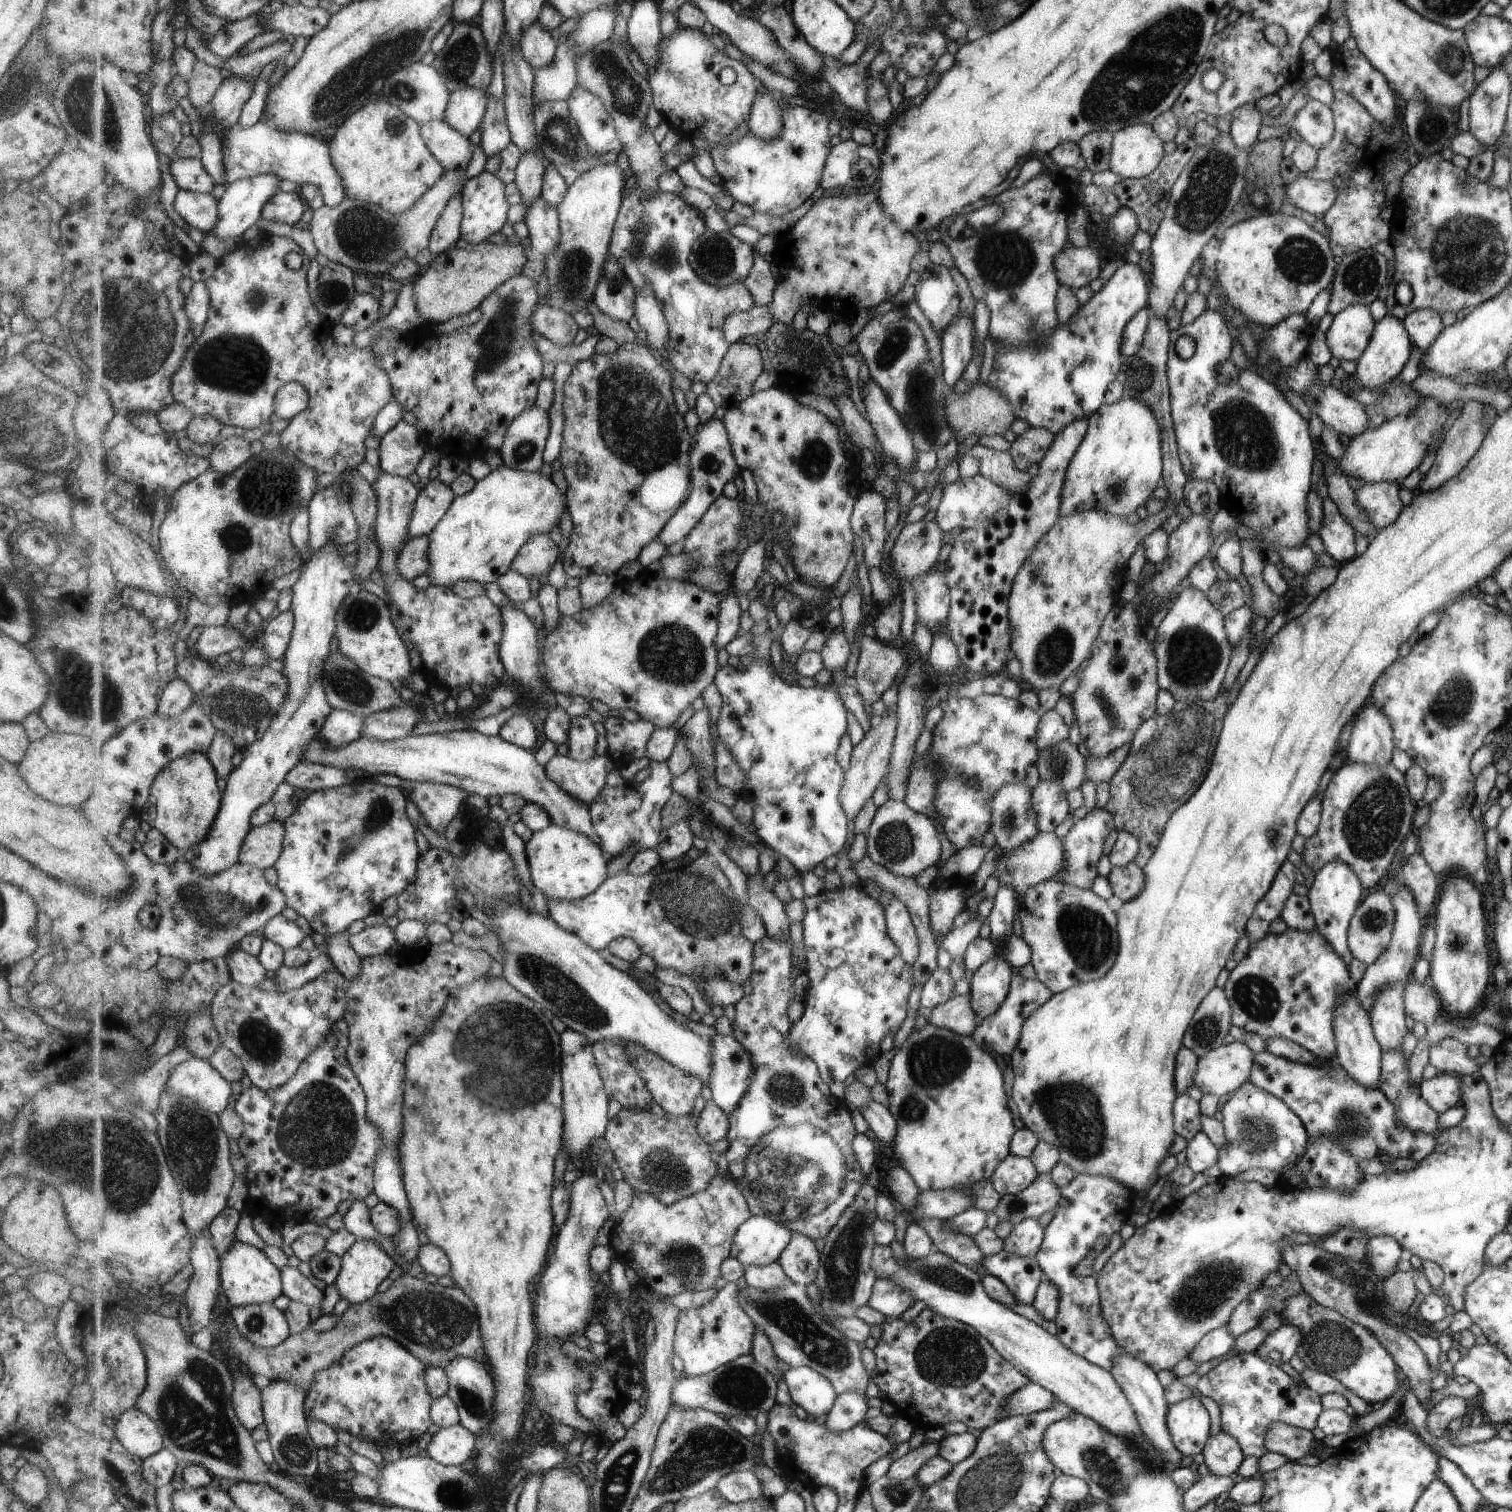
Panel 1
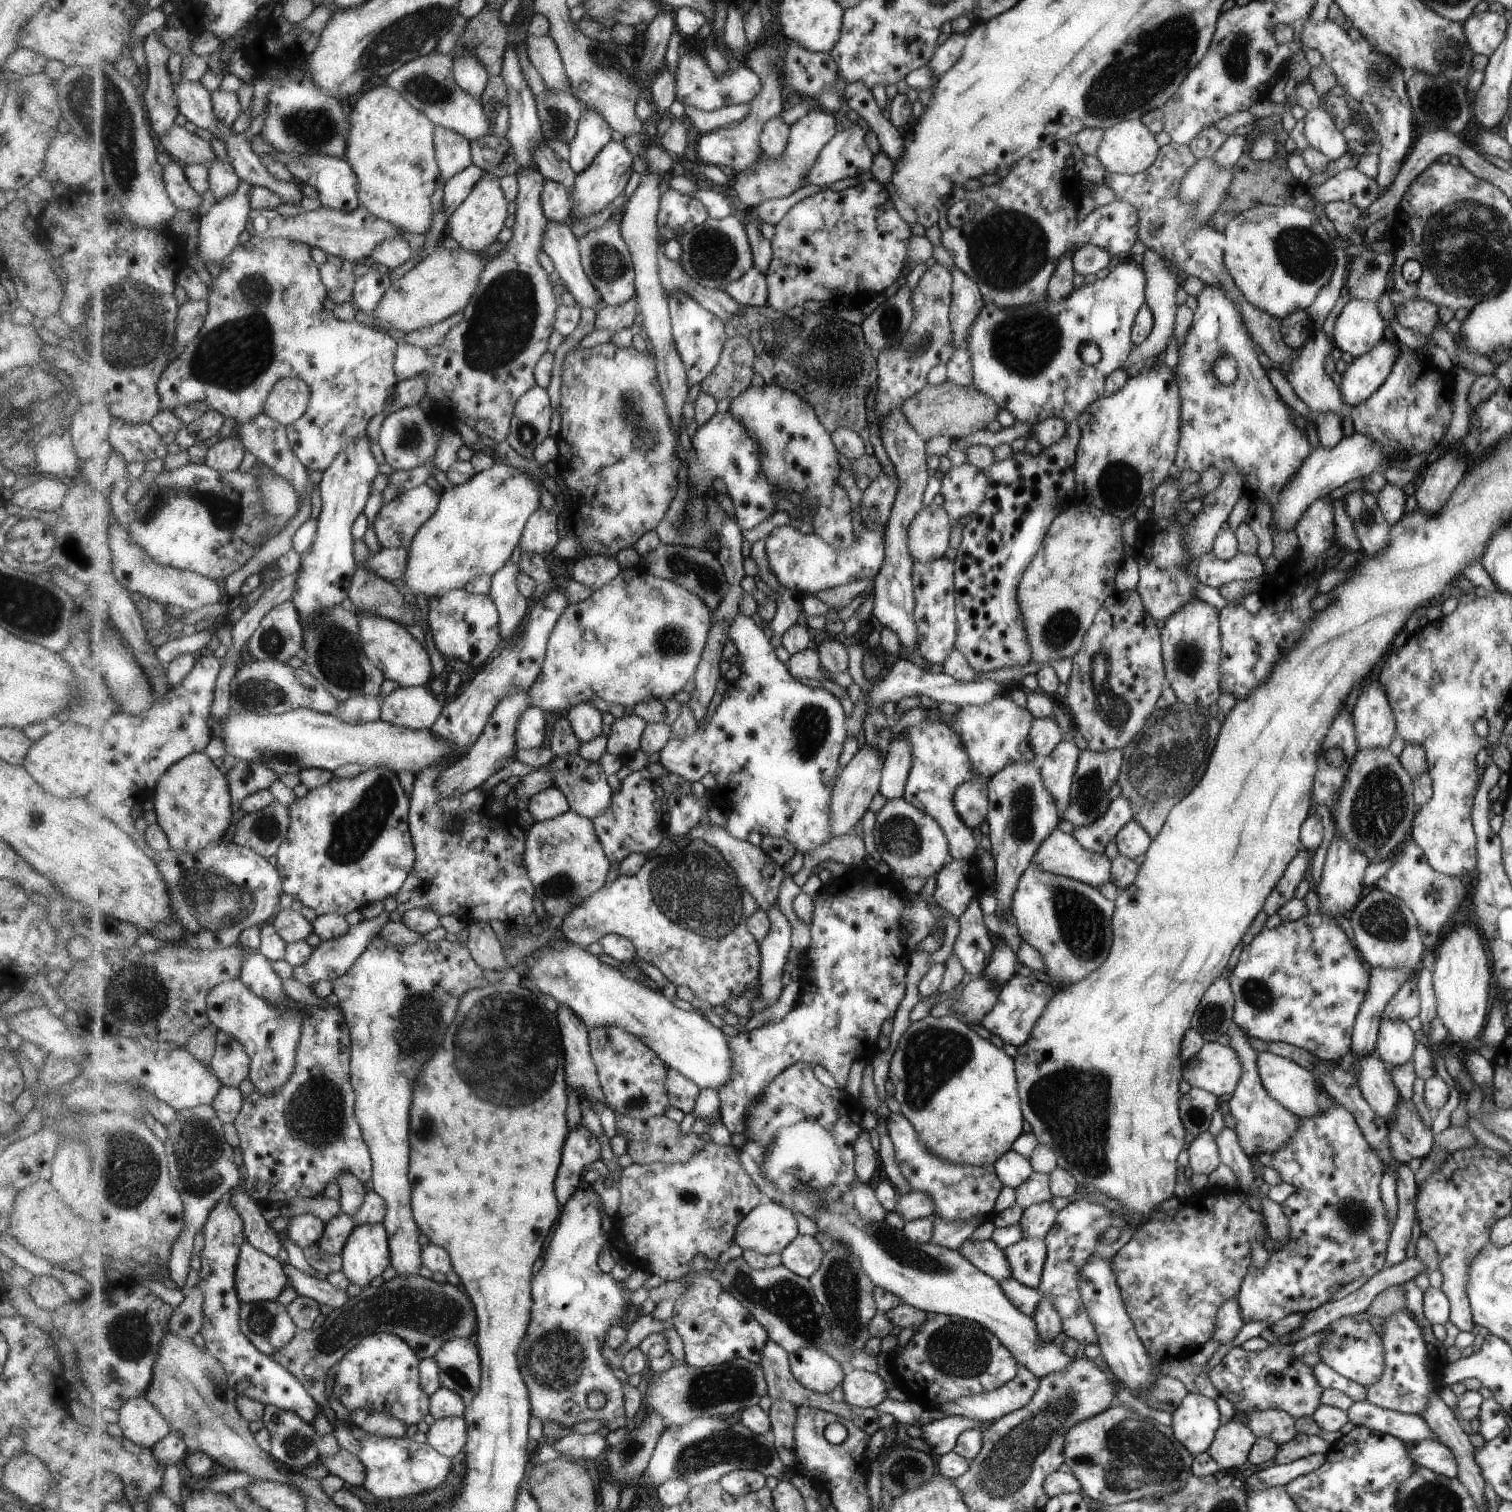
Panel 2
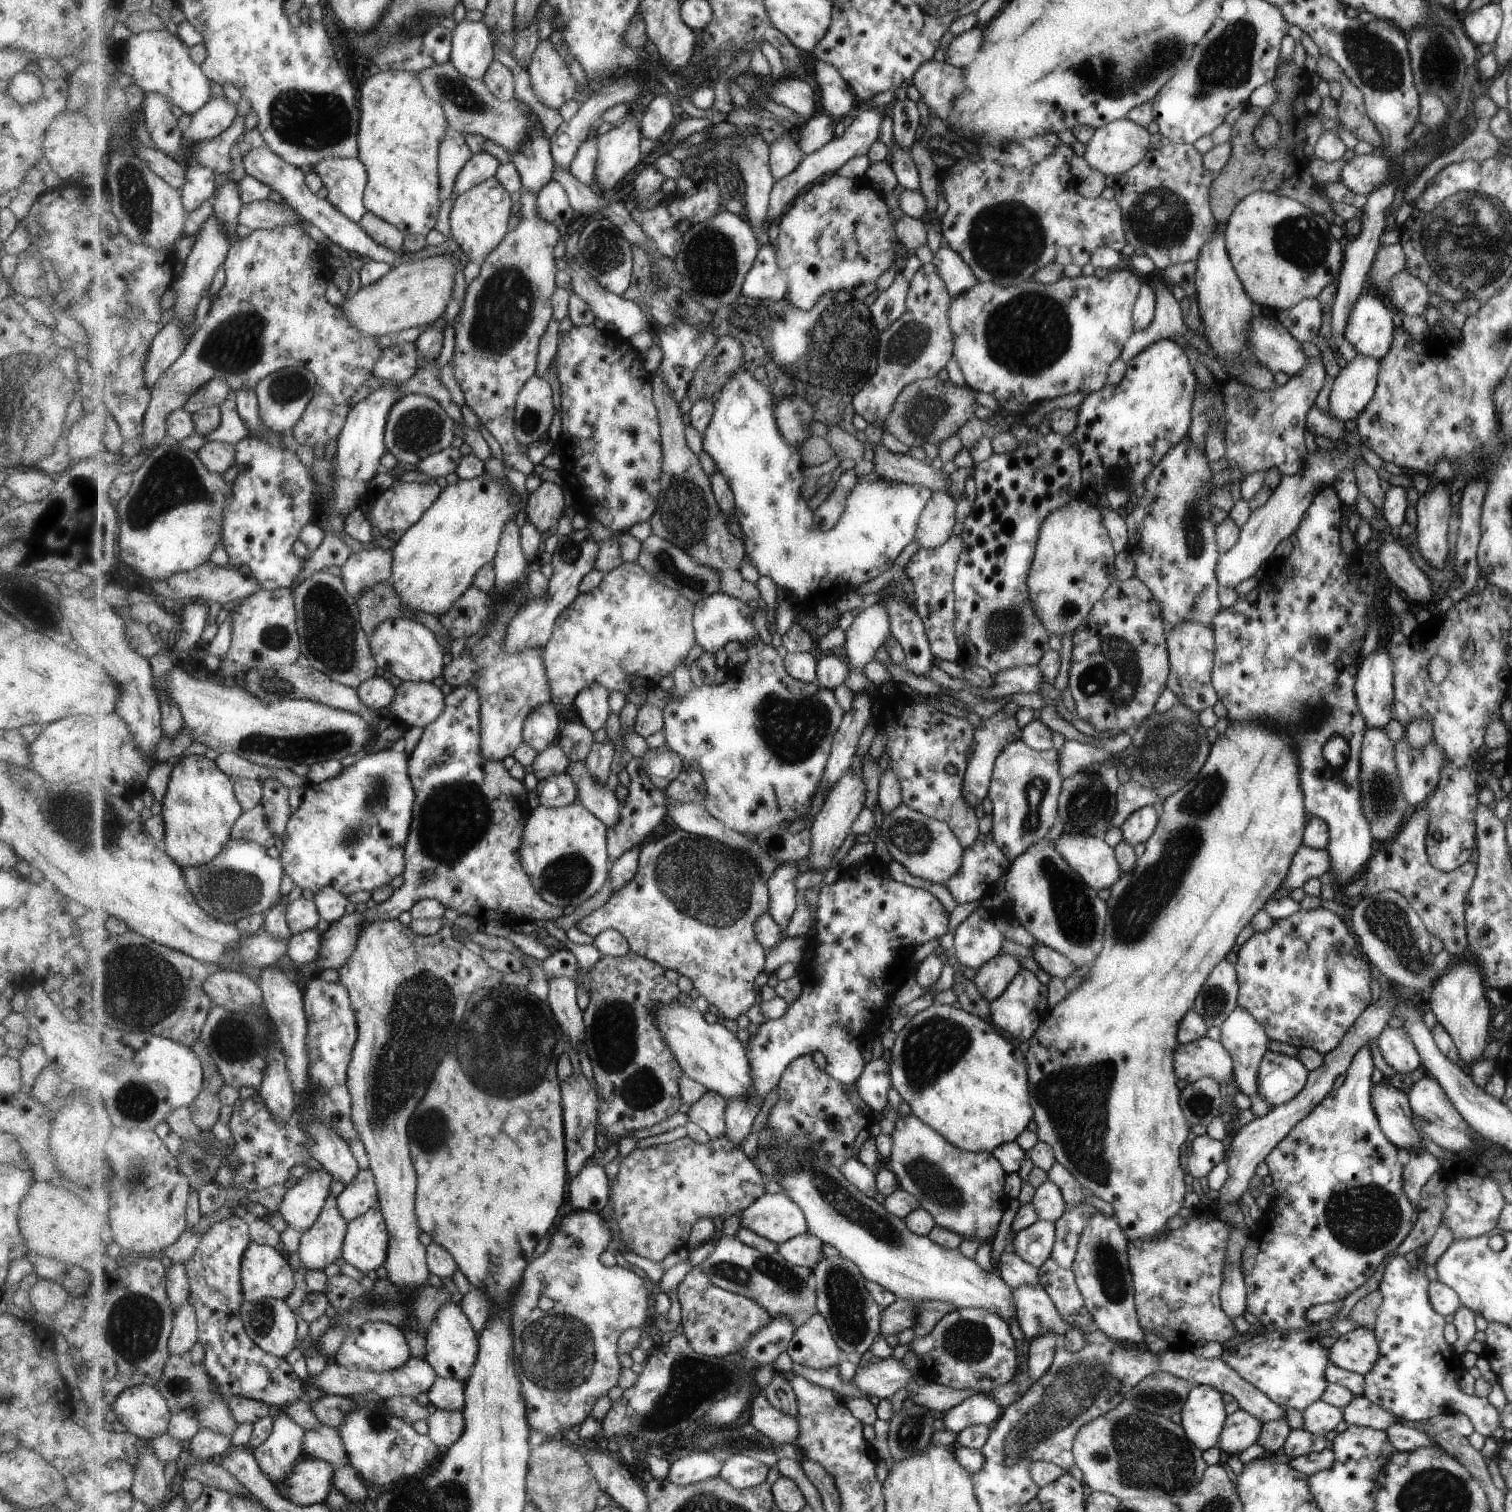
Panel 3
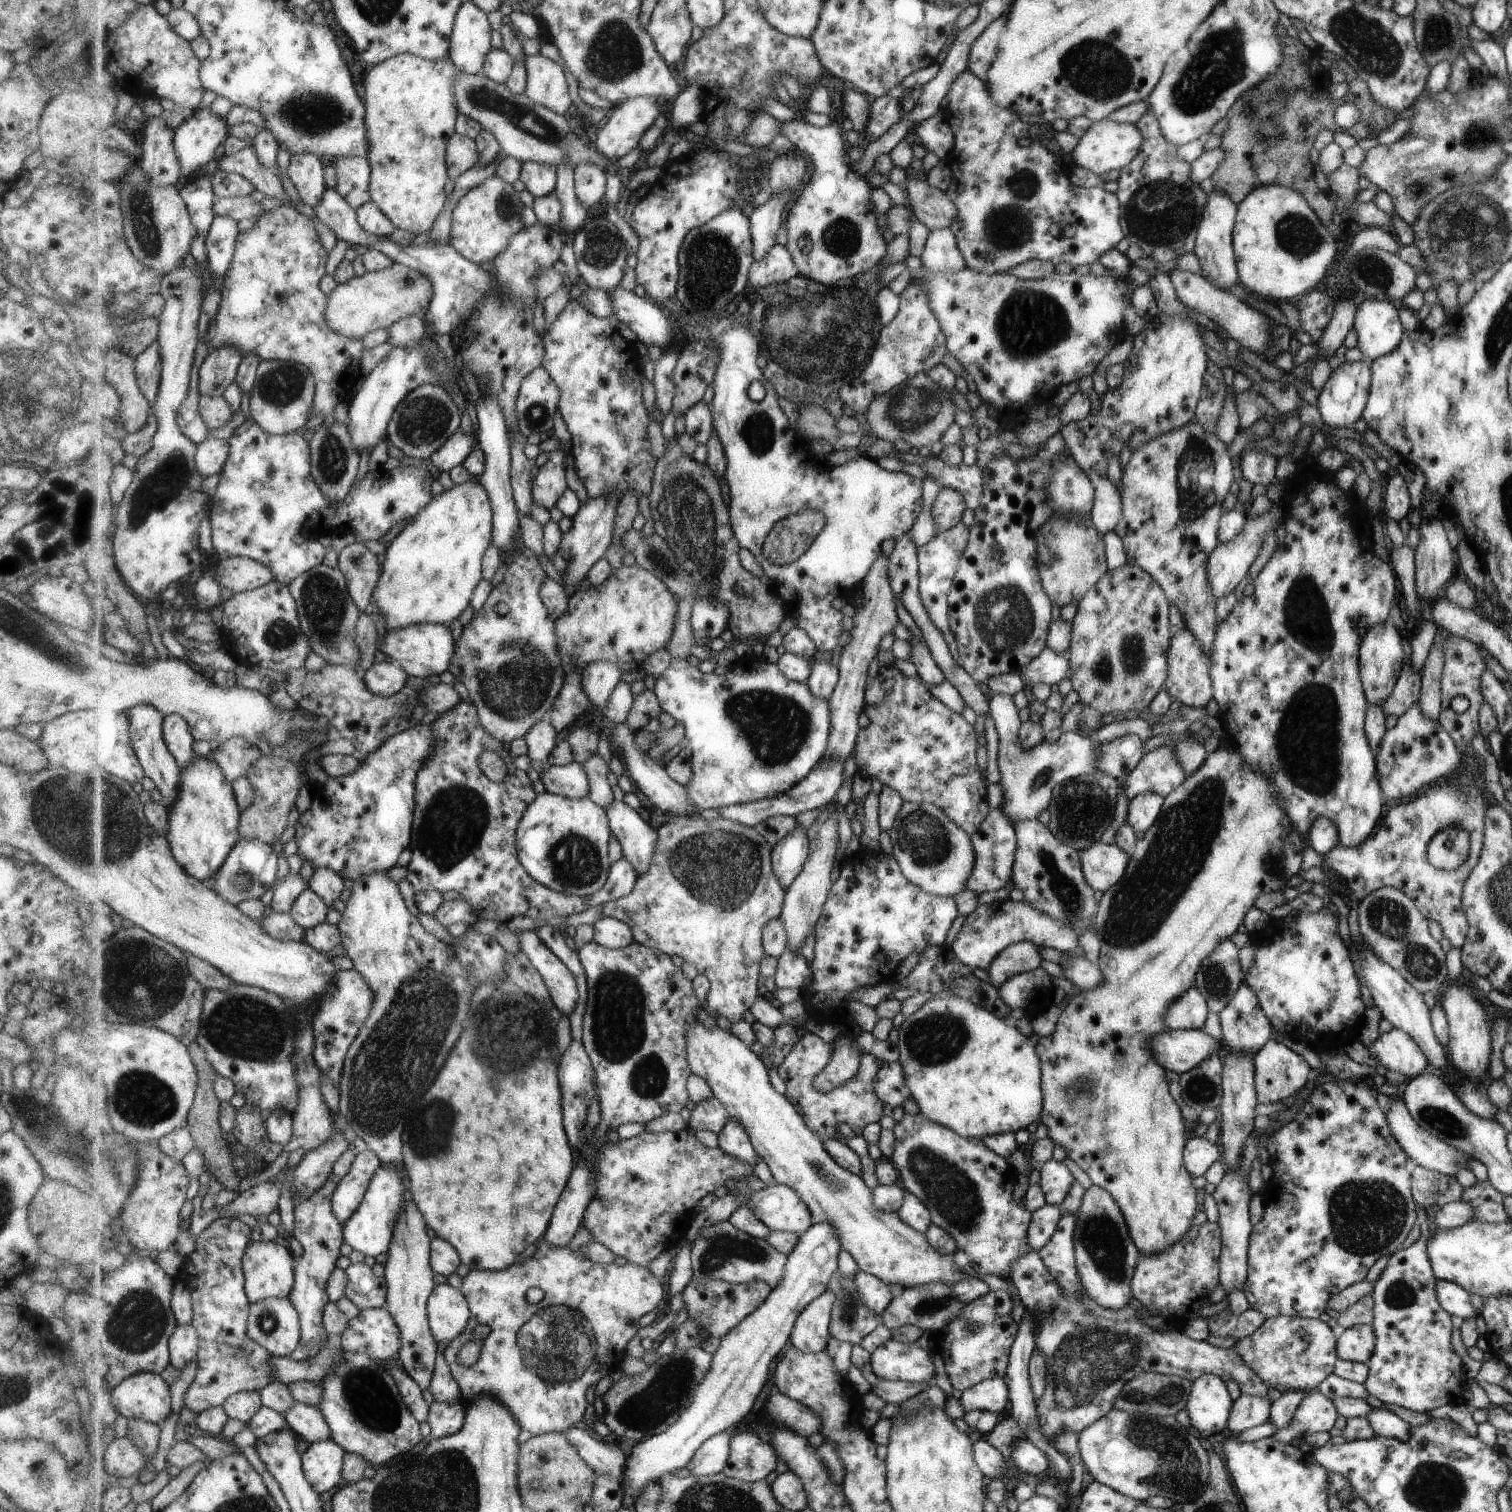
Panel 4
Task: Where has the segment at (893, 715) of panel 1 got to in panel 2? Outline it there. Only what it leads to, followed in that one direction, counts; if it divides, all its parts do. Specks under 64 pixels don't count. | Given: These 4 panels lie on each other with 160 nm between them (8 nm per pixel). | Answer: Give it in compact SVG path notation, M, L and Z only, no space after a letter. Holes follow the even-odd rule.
M869 744L863 745L857 751L855 756L845 766L840 777L837 778L835 790L833 790L833 799L831 802L831 834L835 837L851 834L851 830L857 822L861 822L865 814L870 810L873 800L880 793L881 774L883 773L884 760Z

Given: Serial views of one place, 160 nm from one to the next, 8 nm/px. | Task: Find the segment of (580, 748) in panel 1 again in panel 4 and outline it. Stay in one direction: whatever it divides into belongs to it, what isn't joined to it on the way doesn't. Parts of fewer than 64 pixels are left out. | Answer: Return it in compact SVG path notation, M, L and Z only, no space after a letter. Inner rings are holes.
M600 662L583 670L582 687L591 701L601 711L607 706L610 696L621 682L622 670L612 663Z

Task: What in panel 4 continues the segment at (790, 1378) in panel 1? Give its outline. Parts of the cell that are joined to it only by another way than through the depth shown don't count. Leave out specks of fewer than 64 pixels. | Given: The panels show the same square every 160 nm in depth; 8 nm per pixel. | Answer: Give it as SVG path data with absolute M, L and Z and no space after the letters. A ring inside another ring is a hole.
M827 1290L800 1314L792 1332L791 1346L806 1353L826 1350L829 1336L832 1336L833 1302L835 1293Z

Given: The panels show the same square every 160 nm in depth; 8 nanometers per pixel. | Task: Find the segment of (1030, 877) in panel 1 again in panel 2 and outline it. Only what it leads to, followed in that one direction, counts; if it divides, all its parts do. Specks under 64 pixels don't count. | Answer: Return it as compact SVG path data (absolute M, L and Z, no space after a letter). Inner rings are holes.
M1057 829L1053 830L1041 842L1041 845L1035 850L1033 856L1031 856L1030 862L1036 865L1041 871L1071 878L1091 887L1098 887L1107 883L1110 881L1112 875L1111 860L1104 853L1094 854L1084 850L1084 846L1081 847L1079 842L1072 838L1071 834L1065 834Z

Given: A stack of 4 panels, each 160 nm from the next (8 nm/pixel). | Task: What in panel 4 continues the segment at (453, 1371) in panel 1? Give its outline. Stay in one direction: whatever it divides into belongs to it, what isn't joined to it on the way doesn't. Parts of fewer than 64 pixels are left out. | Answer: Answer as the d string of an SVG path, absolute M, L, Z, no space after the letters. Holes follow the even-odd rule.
M447 1284L436 1286L433 1294L428 1302L428 1315L430 1320L430 1327L433 1331L433 1336L437 1343L444 1342L447 1346L461 1337L470 1325L472 1312L468 1304L468 1299L462 1293L461 1289L453 1288Z

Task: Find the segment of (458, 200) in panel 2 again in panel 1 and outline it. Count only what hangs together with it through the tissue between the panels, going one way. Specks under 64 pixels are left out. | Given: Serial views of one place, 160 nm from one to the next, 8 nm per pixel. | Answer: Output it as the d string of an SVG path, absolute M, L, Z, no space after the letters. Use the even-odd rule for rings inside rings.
M459 192L447 202L445 212L437 220L437 225L433 228L430 241L430 251L433 257L437 257L447 250L454 248L456 242L462 239L461 224L463 221L463 194Z

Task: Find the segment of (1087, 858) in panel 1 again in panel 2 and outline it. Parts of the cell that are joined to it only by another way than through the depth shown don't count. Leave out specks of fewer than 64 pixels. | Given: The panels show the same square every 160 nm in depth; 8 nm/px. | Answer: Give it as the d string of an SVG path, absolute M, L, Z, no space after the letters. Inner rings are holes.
M1118 796L1112 800L1106 813L1091 825L1075 827L1070 834L1072 838L1084 846L1084 850L1094 854L1104 853L1106 845L1115 834L1131 819L1129 802Z

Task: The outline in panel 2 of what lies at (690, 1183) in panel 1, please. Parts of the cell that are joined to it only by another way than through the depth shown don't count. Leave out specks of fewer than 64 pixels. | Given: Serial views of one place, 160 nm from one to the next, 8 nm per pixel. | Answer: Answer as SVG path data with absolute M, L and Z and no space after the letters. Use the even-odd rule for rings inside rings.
M616 1116L616 1132L620 1137L625 1136L629 1140L628 1154L632 1158L632 1163L653 1164L653 1162L665 1162L665 1164L687 1164L699 1150L707 1146L701 1136L690 1132L683 1134L681 1124L669 1120L667 1116L657 1116L649 1118L648 1121L635 1120L635 1118L625 1118Z

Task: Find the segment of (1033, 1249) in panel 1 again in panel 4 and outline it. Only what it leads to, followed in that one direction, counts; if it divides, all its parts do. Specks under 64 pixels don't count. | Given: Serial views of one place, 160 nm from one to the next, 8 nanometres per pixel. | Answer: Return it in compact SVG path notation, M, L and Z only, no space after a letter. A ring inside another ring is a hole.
M1052 1158L1038 1167L1040 1172L1038 1185L1042 1190L1044 1202L1058 1206L1068 1193L1073 1176L1063 1165L1063 1161L1054 1161Z

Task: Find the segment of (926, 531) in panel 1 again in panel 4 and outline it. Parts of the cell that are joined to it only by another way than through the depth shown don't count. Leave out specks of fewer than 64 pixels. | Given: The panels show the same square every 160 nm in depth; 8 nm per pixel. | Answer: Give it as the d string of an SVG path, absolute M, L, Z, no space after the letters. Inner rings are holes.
M941 487L930 506L930 515L938 531L947 530L961 521L961 513L966 509L961 495L952 488Z

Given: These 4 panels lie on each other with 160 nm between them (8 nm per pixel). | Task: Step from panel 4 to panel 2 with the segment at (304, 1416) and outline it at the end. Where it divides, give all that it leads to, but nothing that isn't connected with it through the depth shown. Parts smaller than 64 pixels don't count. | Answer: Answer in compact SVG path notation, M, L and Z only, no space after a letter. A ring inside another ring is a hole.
M342 1450L333 1457L321 1456L322 1465L330 1470L331 1474L340 1477L343 1482L352 1486L364 1487L367 1474L366 1467L359 1456Z

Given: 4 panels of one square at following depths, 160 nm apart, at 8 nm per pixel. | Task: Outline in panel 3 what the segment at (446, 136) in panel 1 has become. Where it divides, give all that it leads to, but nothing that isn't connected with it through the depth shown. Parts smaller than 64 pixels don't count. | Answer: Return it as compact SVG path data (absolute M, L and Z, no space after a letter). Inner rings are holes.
M449 129L440 150L439 174L441 174L441 199L454 200L455 184L459 174L474 156L465 135L459 130Z

